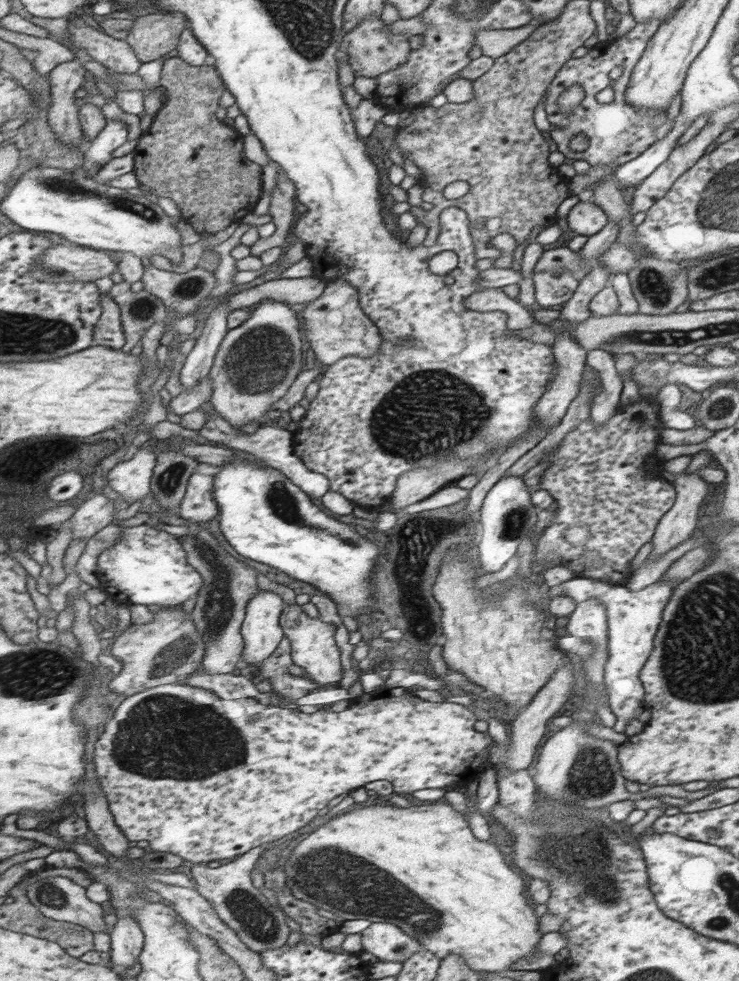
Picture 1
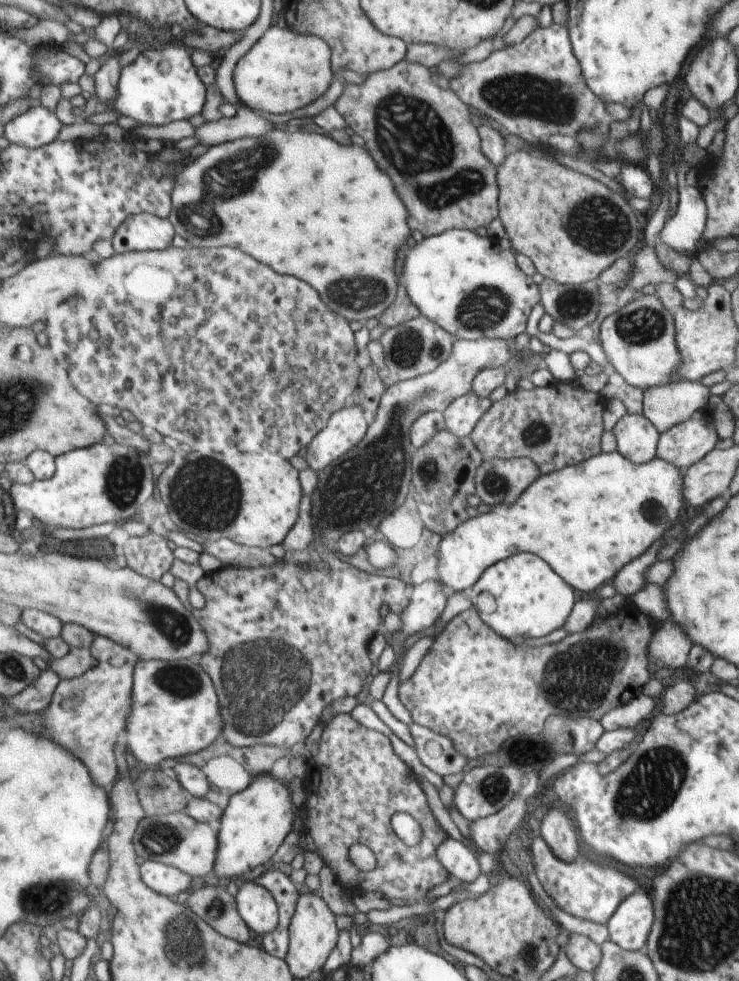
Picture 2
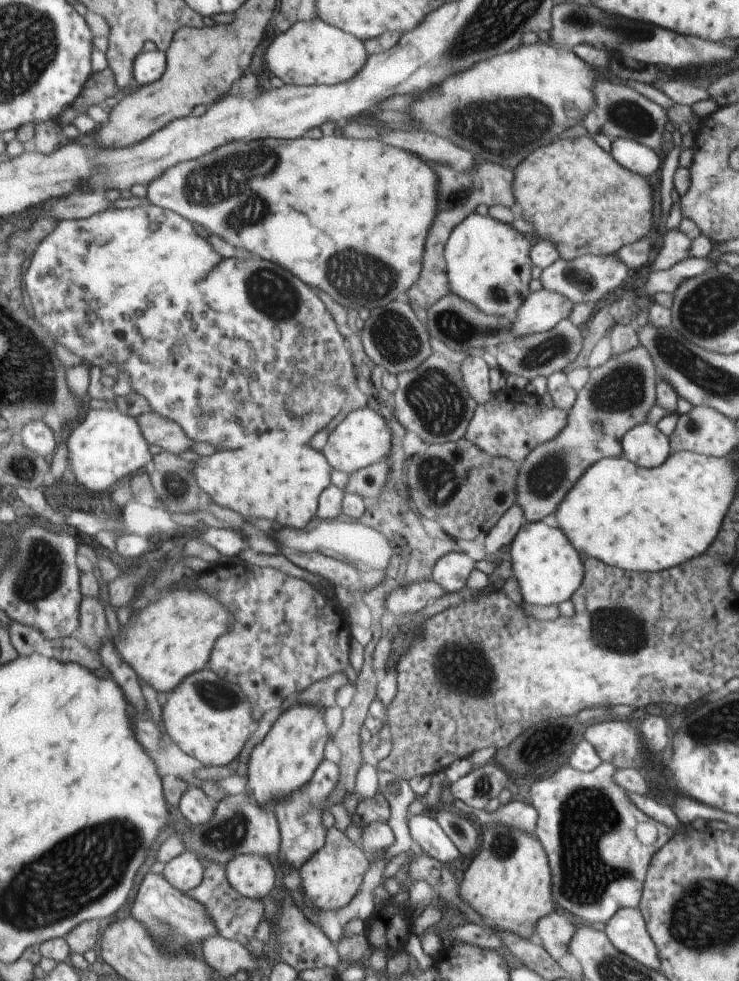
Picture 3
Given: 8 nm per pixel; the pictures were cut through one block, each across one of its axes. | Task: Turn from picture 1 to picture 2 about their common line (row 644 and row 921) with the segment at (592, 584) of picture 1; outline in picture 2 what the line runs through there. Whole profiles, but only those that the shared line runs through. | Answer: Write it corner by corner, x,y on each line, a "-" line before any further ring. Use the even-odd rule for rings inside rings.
638,891
621,902
606,924
609,940
624,950
640,951
647,944
655,917
652,895

